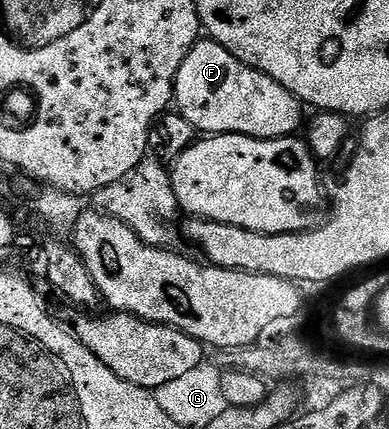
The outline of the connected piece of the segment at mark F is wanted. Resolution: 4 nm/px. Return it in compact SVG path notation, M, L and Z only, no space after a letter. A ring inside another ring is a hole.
M201 39L188 52L176 76L174 105L201 134L237 133L247 137L291 137L300 125L302 102L262 71L242 63L226 47Z

